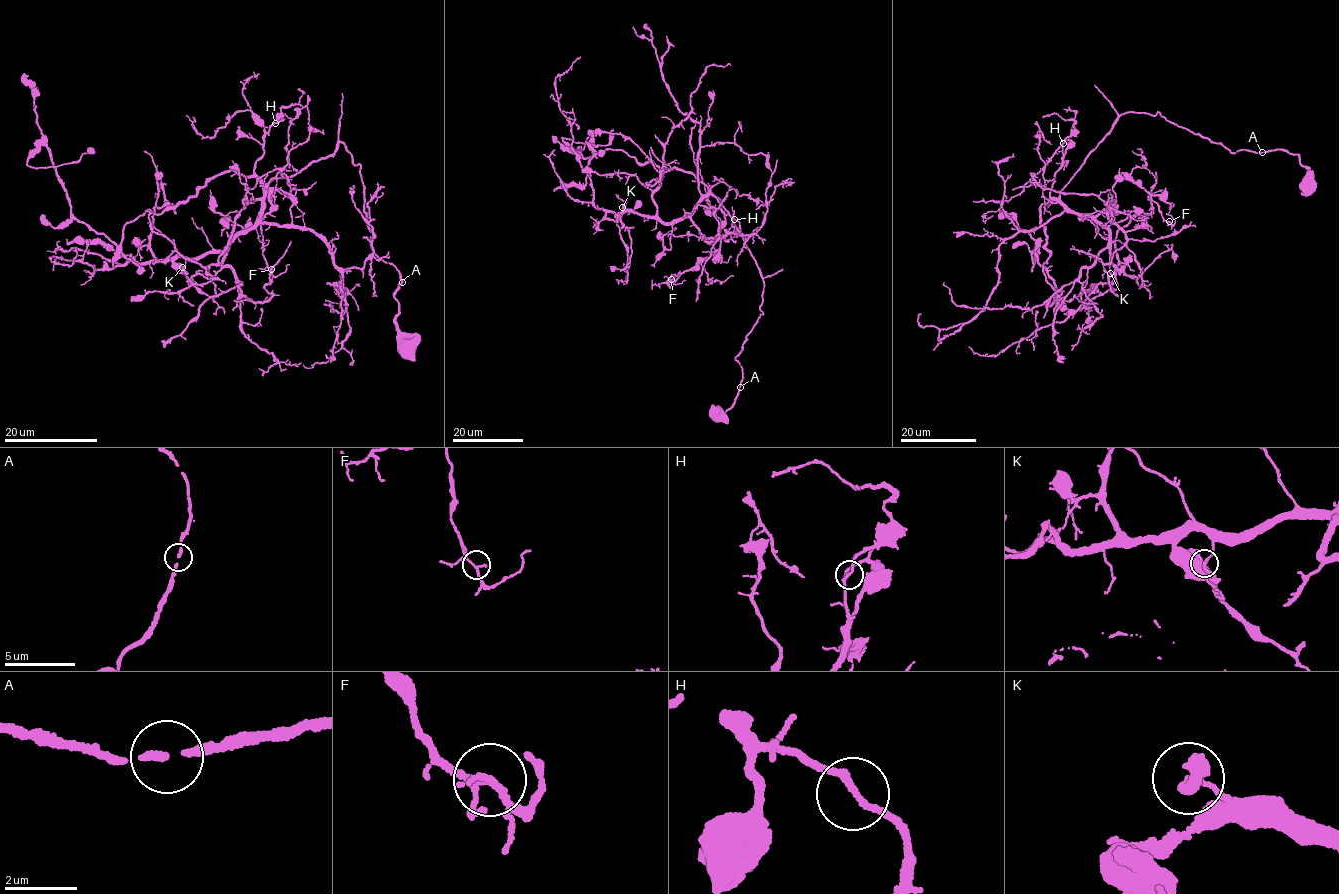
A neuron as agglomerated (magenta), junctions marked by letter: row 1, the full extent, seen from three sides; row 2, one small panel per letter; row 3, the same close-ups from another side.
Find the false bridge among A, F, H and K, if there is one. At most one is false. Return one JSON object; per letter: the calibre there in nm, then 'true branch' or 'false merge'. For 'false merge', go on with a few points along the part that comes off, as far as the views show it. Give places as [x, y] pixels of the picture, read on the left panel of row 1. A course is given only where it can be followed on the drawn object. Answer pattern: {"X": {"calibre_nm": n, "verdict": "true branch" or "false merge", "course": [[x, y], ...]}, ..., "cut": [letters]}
{"A": {"calibre_nm": 170, "verdict": "true branch"}, "F": {"calibre_nm": 180, "verdict": "true branch"}, "H": {"calibre_nm": 190, "verdict": "true branch"}, "K": {"calibre_nm": 180, "verdict": "true branch"}, "cut": []}

